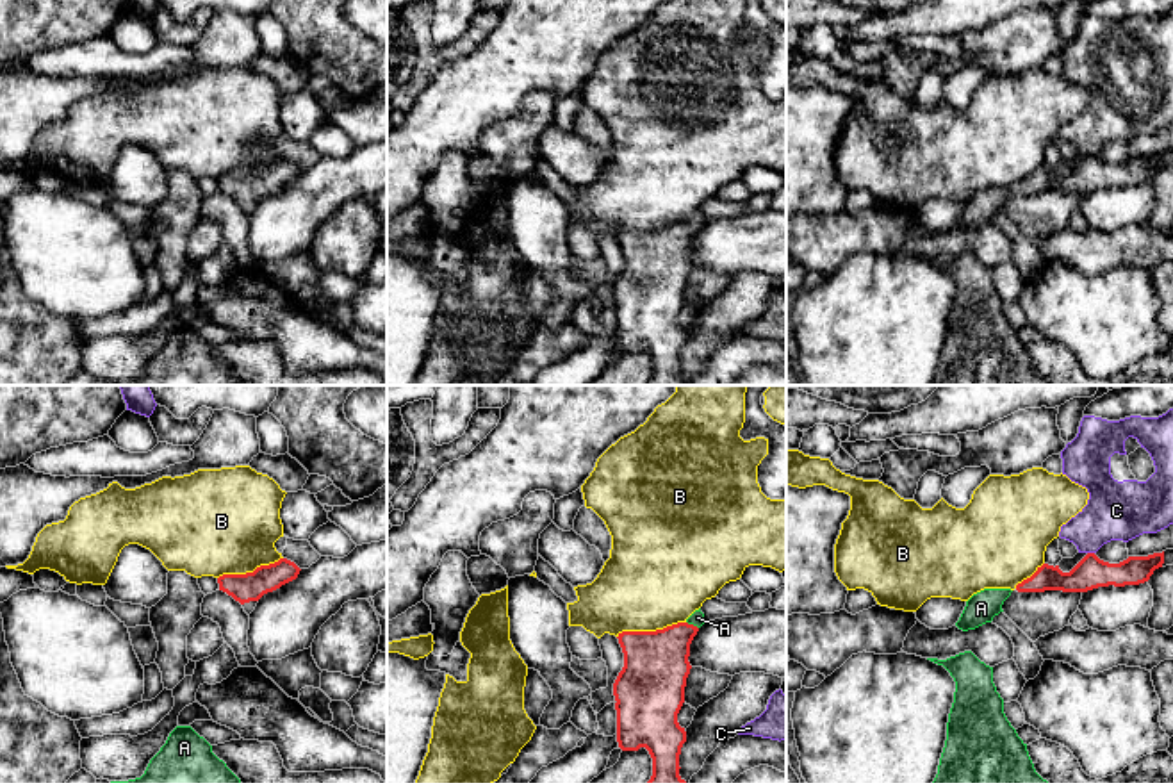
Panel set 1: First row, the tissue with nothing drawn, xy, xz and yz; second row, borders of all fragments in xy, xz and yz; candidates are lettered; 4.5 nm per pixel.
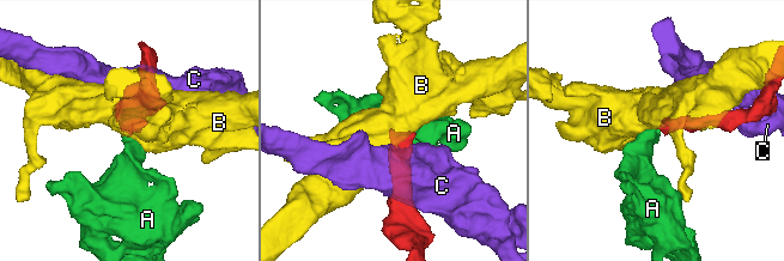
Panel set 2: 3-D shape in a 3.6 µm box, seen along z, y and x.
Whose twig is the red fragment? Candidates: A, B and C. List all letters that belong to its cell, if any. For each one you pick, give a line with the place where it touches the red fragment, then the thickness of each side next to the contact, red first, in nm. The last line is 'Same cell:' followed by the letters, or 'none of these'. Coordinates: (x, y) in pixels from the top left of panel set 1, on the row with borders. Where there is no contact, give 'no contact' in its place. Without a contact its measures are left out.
A: xz (692, 625) | 300/60 nm
Same cell: A

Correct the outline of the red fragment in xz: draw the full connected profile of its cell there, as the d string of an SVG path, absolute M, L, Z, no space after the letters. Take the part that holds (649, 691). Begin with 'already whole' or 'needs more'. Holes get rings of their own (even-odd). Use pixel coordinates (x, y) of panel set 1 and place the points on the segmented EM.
needs more; M699 608L685 622L617 637L624 653L624 667L613 683L617 742L622 751L649 751L652 776L647 783L686 783L679 776L686 731L677 713L692 669L690 644L702 624Z

